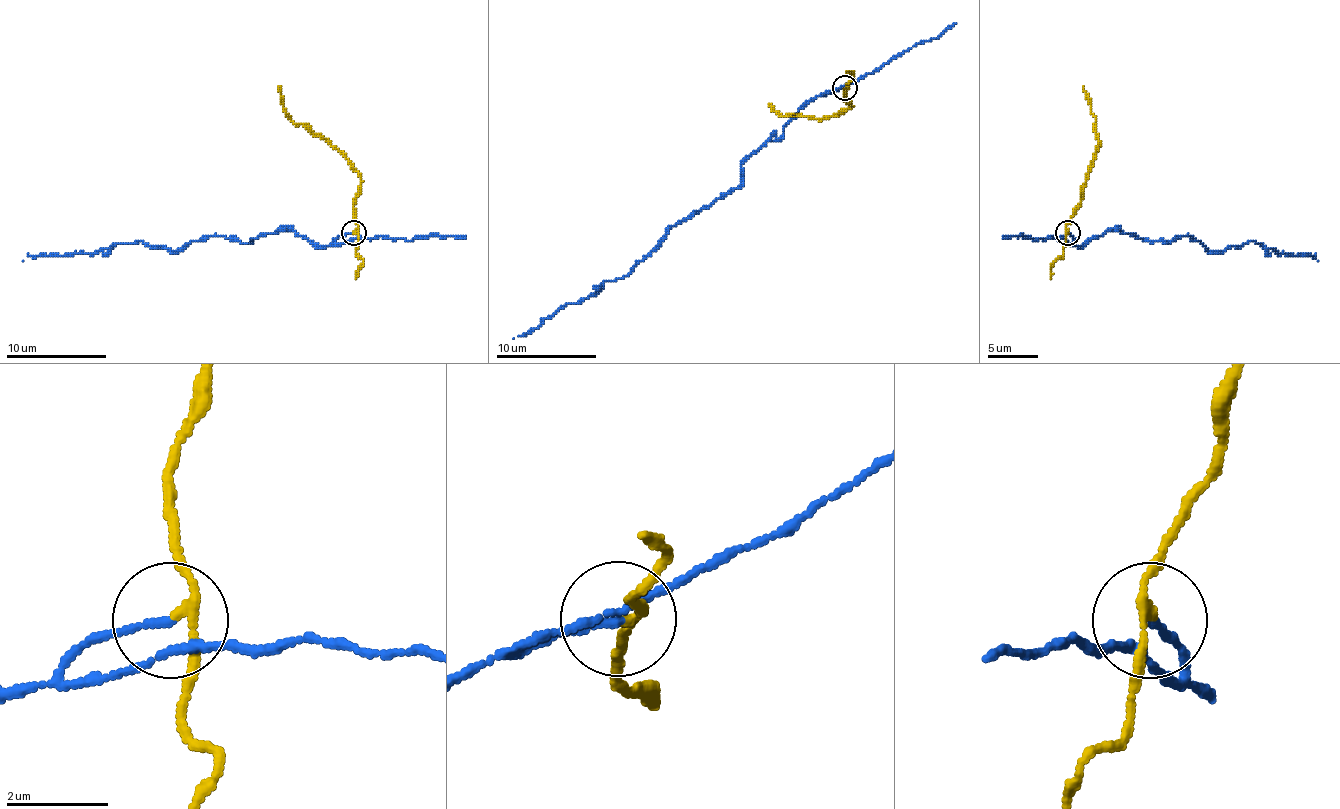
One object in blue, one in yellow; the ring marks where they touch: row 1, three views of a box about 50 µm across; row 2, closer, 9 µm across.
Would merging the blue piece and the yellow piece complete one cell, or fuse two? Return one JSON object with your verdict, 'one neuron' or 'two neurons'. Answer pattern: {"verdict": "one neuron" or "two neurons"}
{"verdict": "two neurons"}

